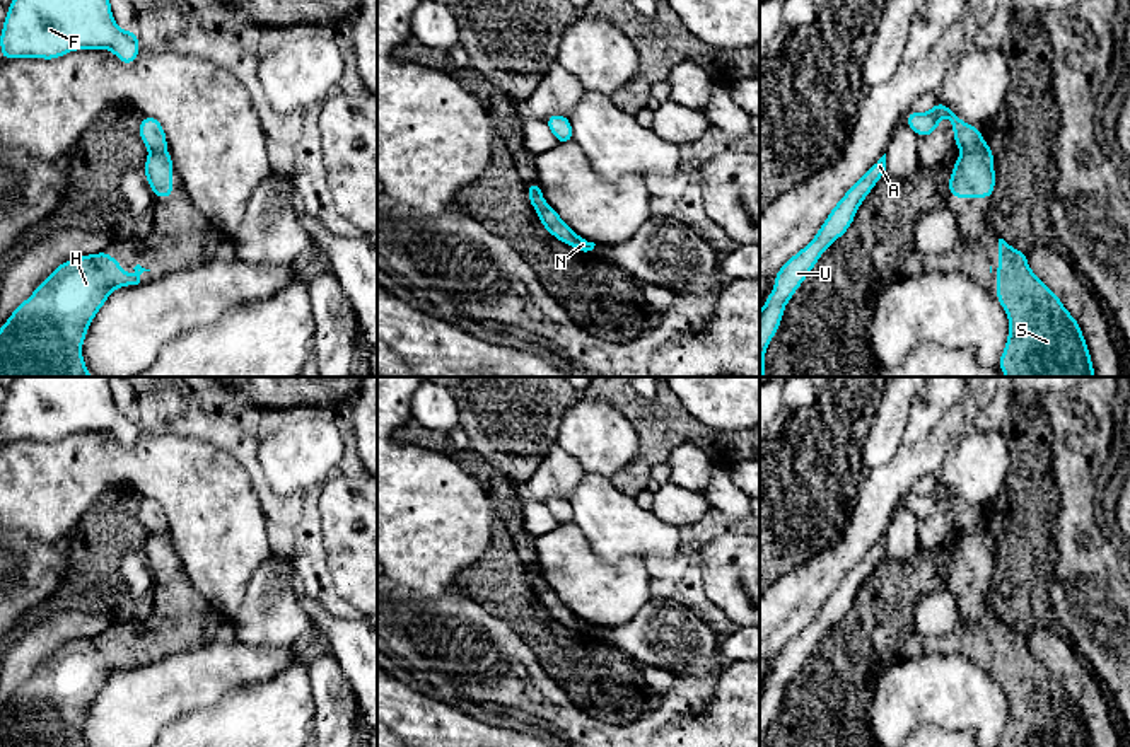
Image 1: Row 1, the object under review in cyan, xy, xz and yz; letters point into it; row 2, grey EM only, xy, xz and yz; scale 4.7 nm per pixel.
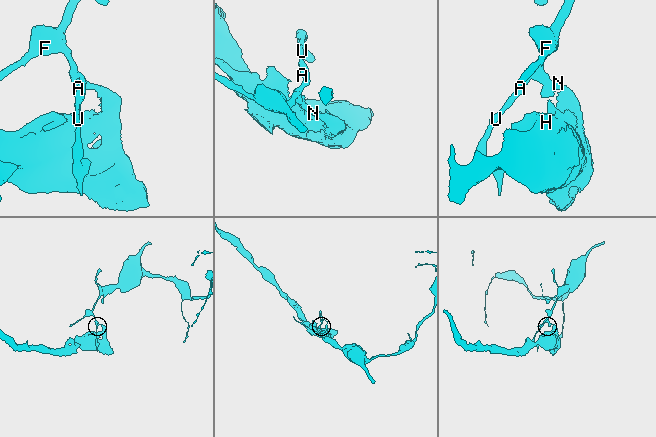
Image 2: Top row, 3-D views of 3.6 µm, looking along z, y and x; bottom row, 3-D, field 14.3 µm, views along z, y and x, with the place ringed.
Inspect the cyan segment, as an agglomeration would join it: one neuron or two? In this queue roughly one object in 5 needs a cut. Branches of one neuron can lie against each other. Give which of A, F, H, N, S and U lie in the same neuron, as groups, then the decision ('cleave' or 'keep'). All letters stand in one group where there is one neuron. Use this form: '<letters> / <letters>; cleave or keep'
A F U / H N S; cleave

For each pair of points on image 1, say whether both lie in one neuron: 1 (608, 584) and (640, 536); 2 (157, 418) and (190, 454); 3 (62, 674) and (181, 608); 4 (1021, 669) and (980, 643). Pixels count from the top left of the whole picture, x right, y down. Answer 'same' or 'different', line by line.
1: different
2: different
3: same
4: same

